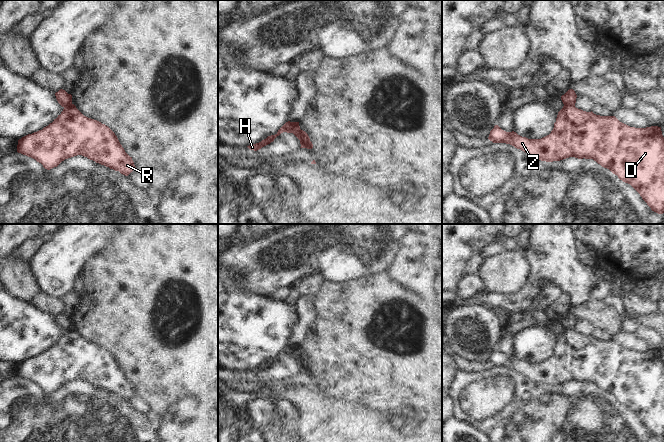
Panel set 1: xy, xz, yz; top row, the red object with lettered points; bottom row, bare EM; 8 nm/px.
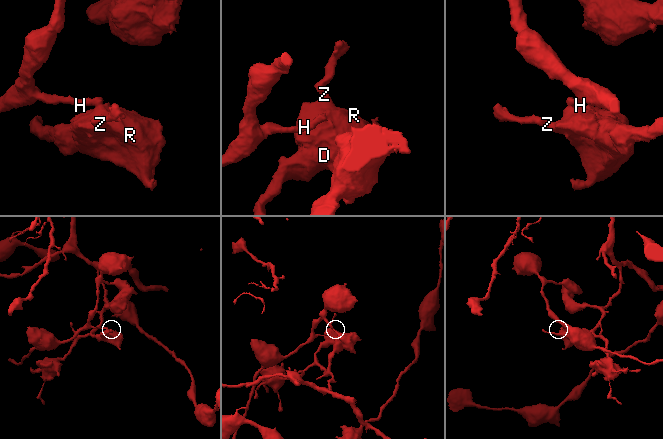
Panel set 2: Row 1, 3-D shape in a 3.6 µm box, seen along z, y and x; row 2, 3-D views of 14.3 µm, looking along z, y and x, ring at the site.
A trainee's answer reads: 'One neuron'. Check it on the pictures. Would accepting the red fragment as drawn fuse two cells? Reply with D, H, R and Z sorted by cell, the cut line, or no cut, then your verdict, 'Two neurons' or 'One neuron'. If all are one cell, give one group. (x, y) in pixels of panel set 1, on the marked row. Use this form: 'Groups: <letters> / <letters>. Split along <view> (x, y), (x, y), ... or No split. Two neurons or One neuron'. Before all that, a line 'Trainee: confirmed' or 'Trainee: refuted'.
Trainee: refuted
Groups: D R Z / H. Split along xz (290, 122), (292, 132). Two neurons

